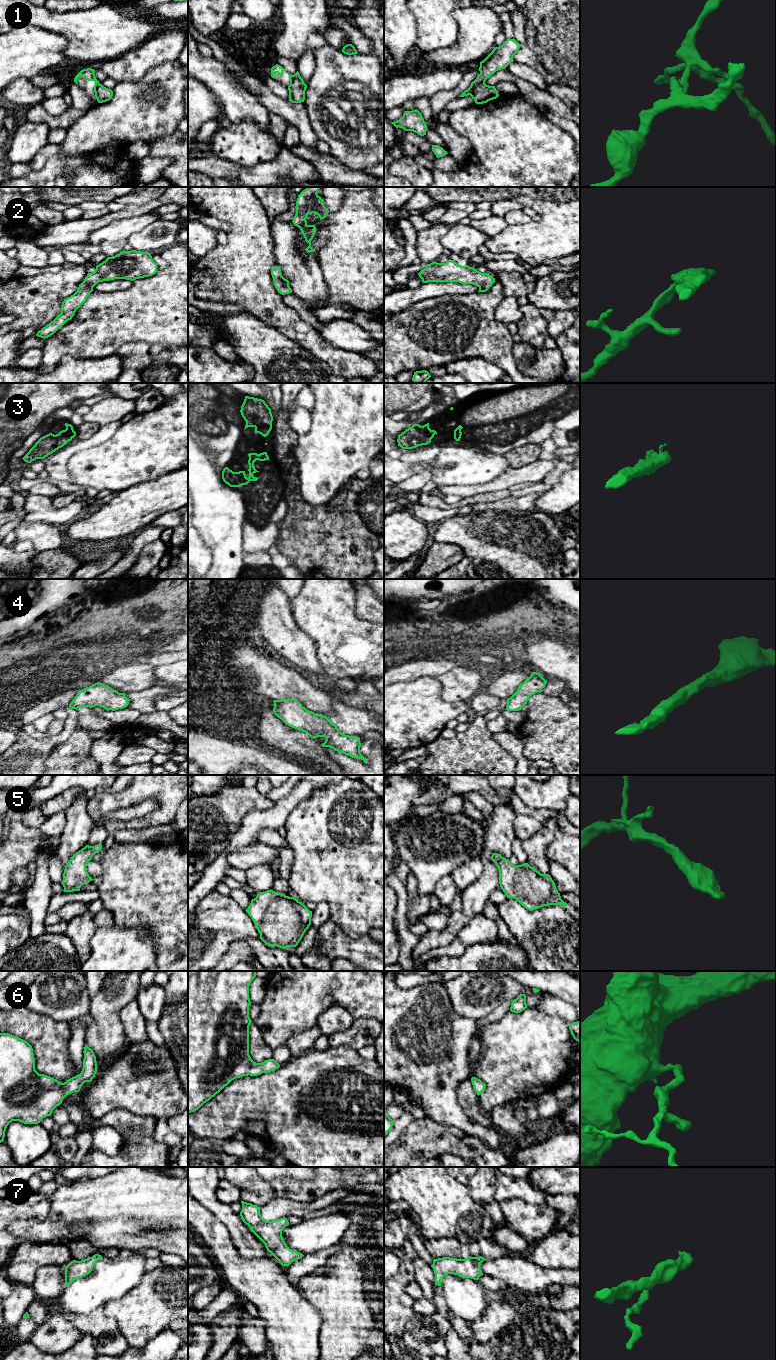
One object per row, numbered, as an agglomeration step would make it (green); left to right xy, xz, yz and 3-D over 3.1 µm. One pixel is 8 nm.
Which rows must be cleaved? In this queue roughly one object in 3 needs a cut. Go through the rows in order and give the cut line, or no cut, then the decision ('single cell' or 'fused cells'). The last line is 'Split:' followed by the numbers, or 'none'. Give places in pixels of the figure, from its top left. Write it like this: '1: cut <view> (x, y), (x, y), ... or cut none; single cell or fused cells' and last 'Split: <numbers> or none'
1: cut yz (484, 82), (469, 88); fused cells
2: cut none; single cell
3: cut none; single cell
4: cut none; single cell
5: cut none; single cell
6: cut none; single cell
7: cut none; single cell
Split: 1

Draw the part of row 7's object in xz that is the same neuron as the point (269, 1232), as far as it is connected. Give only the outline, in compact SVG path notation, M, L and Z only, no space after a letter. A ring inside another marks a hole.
M241 1201L240 1216L251 1231L265 1244L270 1252L282 1266L289 1266L293 1261L301 1259L304 1255L290 1249L282 1237L283 1229L289 1225L287 1218L277 1220L264 1220L260 1214L260 1207Z

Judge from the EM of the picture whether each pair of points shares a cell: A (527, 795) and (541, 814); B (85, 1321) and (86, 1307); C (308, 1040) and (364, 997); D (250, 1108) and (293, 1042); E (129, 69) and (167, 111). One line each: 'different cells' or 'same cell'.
A: different cells
B: different cells
C: different cells
D: different cells
E: different cells

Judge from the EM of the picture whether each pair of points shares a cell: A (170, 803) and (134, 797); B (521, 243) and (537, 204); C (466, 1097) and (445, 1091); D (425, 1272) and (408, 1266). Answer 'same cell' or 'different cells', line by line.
A: same cell
B: same cell
C: different cells
D: different cells

